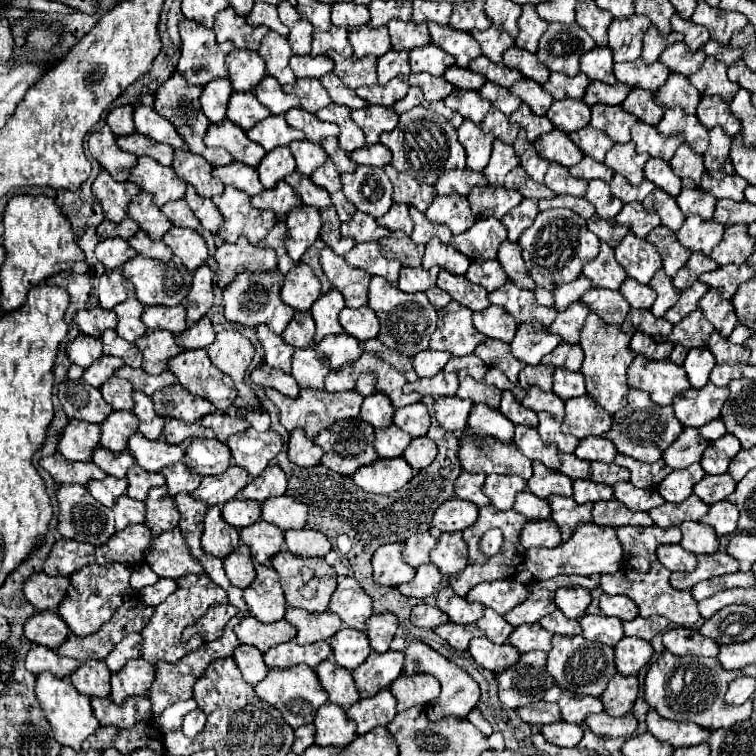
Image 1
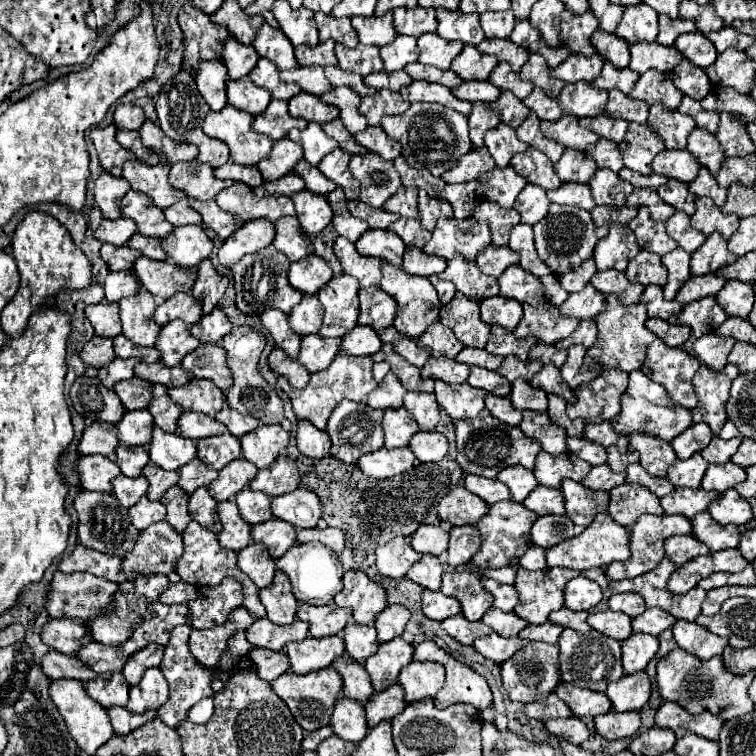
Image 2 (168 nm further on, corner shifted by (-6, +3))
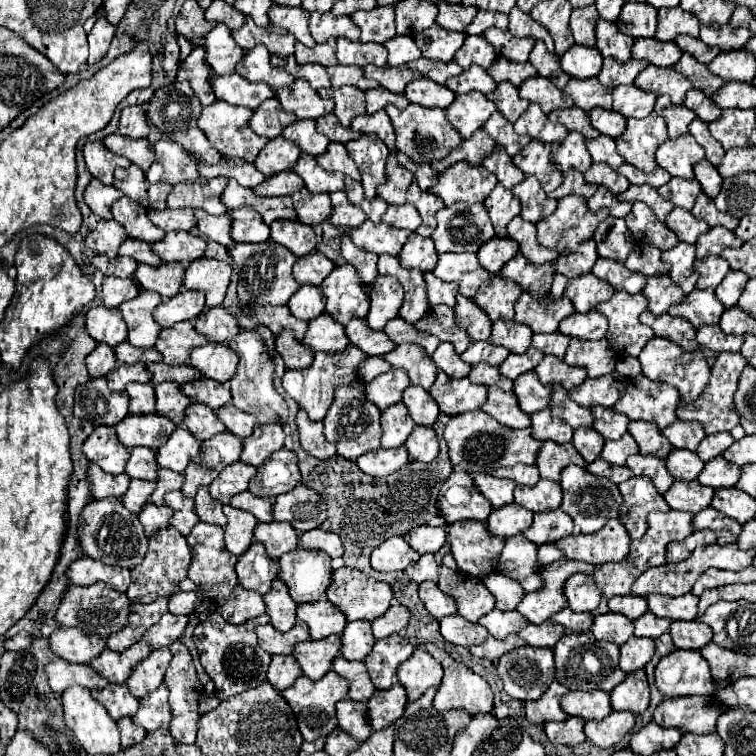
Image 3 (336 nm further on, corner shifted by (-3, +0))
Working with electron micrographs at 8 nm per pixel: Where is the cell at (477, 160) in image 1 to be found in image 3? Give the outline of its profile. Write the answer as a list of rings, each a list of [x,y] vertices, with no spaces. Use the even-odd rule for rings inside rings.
[[[478,91],[470,95],[458,95],[456,101],[446,109],[446,115],[454,127],[458,127],[460,135],[468,139],[474,131],[478,131],[488,117],[496,111],[496,105],[486,97],[478,95]]]

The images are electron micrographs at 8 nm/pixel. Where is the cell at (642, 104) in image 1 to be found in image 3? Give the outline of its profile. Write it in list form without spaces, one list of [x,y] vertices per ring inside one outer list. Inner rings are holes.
[[[650,65],[636,77],[634,85],[654,95],[668,95],[674,105],[682,105],[686,91],[692,89],[686,77],[678,75],[672,67],[660,69],[660,67],[650,67]]]

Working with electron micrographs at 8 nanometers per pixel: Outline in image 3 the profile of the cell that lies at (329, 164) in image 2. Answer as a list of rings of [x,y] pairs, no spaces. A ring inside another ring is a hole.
[[[330,143],[328,151],[316,159],[318,165],[324,169],[324,171],[330,171],[330,173],[344,173],[346,177],[354,179],[354,181],[360,181],[360,175],[358,175],[358,169],[356,169],[356,163],[350,159],[348,151],[344,145],[340,143]]]

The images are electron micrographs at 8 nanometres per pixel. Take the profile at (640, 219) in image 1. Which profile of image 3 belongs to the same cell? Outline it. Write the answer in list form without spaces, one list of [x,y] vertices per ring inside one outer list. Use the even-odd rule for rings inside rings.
[[[630,185],[628,191],[624,191],[622,195],[618,195],[618,199],[620,201],[630,201],[630,203],[636,203],[636,201],[646,203],[656,213],[656,217],[660,221],[664,221],[666,215],[674,209],[674,205],[668,203],[668,201],[664,201],[658,195],[658,191],[654,187],[650,187],[650,185]]]

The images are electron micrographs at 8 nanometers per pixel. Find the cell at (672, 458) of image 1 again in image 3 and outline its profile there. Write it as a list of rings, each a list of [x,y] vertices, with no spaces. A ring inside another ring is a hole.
[[[678,419],[678,423],[674,423],[674,427],[668,427],[666,431],[662,431],[662,435],[676,449],[696,451],[696,447],[704,439],[704,429],[702,429],[700,423],[686,423],[686,421]]]

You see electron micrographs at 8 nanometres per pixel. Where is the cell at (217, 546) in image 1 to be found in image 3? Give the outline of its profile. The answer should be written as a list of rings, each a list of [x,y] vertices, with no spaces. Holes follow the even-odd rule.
[[[224,505],[222,511],[228,517],[228,525],[224,527],[226,549],[234,555],[242,555],[252,543],[252,533],[258,521],[248,511],[234,509],[232,505]]]

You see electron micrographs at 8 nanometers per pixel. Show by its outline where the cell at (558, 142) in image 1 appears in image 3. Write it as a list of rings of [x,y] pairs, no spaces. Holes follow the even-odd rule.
[[[568,107],[568,109],[558,109],[558,111],[552,111],[548,115],[548,119],[552,123],[562,123],[568,131],[578,131],[582,133],[586,139],[594,139],[598,137],[598,131],[594,131],[590,127],[590,117],[586,111],[578,109],[578,107]]]

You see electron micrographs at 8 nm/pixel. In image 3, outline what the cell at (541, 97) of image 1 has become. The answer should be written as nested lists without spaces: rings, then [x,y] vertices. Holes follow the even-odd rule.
[[[536,43],[536,45],[534,45],[534,49],[530,51],[530,59],[528,59],[528,61],[536,67],[538,75],[550,79],[558,89],[564,89],[564,85],[566,85],[568,79],[570,79],[564,71],[560,71],[560,67],[558,67],[558,57],[556,57],[556,55],[550,55],[550,53],[546,51],[546,45],[544,45],[544,43]]]

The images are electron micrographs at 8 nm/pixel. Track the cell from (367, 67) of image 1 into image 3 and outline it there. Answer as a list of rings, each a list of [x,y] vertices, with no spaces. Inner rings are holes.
[[[338,39],[336,45],[336,57],[340,65],[376,65],[376,67],[386,67],[386,49],[380,43],[352,43],[348,39]]]

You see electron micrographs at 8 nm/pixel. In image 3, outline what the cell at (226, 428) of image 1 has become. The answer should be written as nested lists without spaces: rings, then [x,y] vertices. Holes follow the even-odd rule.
[[[224,405],[216,415],[226,425],[226,429],[240,439],[248,437],[254,431],[254,425],[256,425],[254,415],[238,411],[234,405]]]

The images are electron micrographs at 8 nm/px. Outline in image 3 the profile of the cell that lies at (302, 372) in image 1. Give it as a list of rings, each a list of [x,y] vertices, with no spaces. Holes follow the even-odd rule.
[[[326,313],[308,323],[308,331],[302,343],[314,353],[340,353],[346,349],[346,345],[350,345],[344,335],[344,327],[338,327],[338,323],[330,321],[330,315]]]

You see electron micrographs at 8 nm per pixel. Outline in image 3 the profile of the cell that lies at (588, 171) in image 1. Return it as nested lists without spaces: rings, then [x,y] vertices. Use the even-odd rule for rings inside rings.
[[[600,135],[598,139],[588,139],[586,147],[596,163],[608,163],[612,169],[618,169],[624,163],[624,159],[616,151],[614,139],[610,139],[606,135]]]

